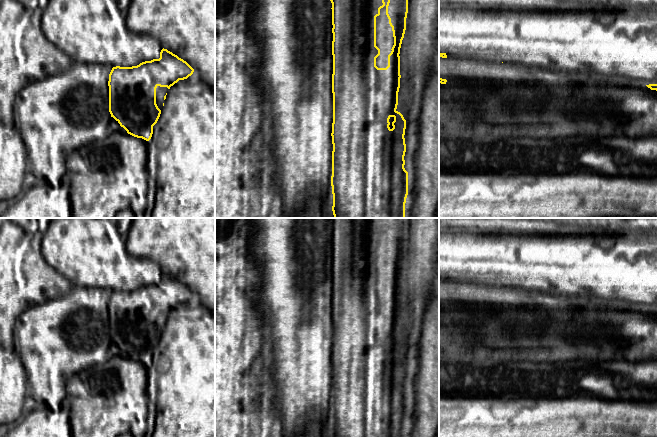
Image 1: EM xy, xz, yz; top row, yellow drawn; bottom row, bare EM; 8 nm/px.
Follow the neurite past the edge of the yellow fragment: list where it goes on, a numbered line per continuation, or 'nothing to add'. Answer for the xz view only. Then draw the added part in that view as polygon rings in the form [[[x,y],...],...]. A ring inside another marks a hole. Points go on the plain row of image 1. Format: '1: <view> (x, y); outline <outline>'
1: xz (384, 259); outline [[[384,218],[385,230],[380,233],[380,239],[376,241],[376,270],[380,273],[380,279],[376,282],[378,292],[388,290],[388,279],[394,269],[392,251],[386,239],[387,218]]]

